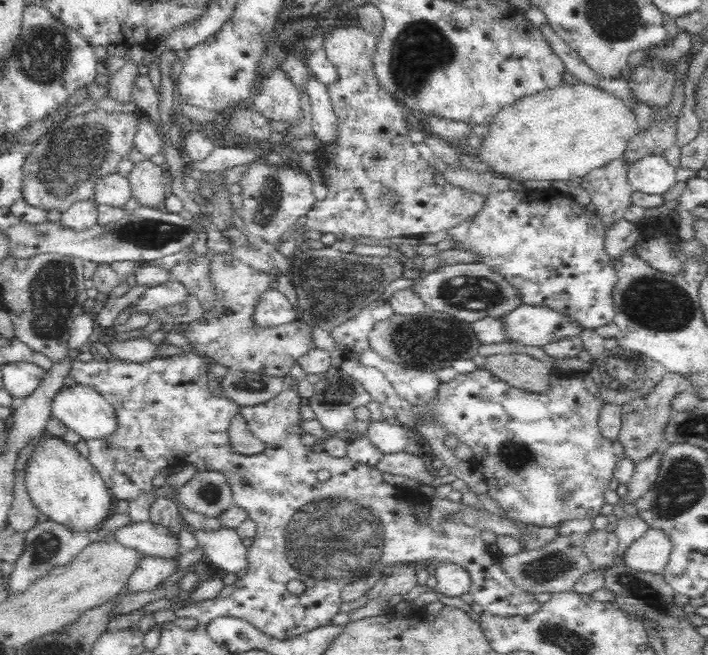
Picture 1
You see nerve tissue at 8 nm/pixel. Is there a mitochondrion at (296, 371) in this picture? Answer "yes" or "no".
no

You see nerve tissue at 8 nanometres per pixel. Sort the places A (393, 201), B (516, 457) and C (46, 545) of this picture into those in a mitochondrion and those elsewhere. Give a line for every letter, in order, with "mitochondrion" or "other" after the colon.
A: mitochondrion
B: mitochondrion
C: mitochondrion

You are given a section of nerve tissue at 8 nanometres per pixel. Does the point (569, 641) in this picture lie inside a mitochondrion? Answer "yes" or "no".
yes

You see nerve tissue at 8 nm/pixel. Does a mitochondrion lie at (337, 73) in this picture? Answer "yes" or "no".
no

